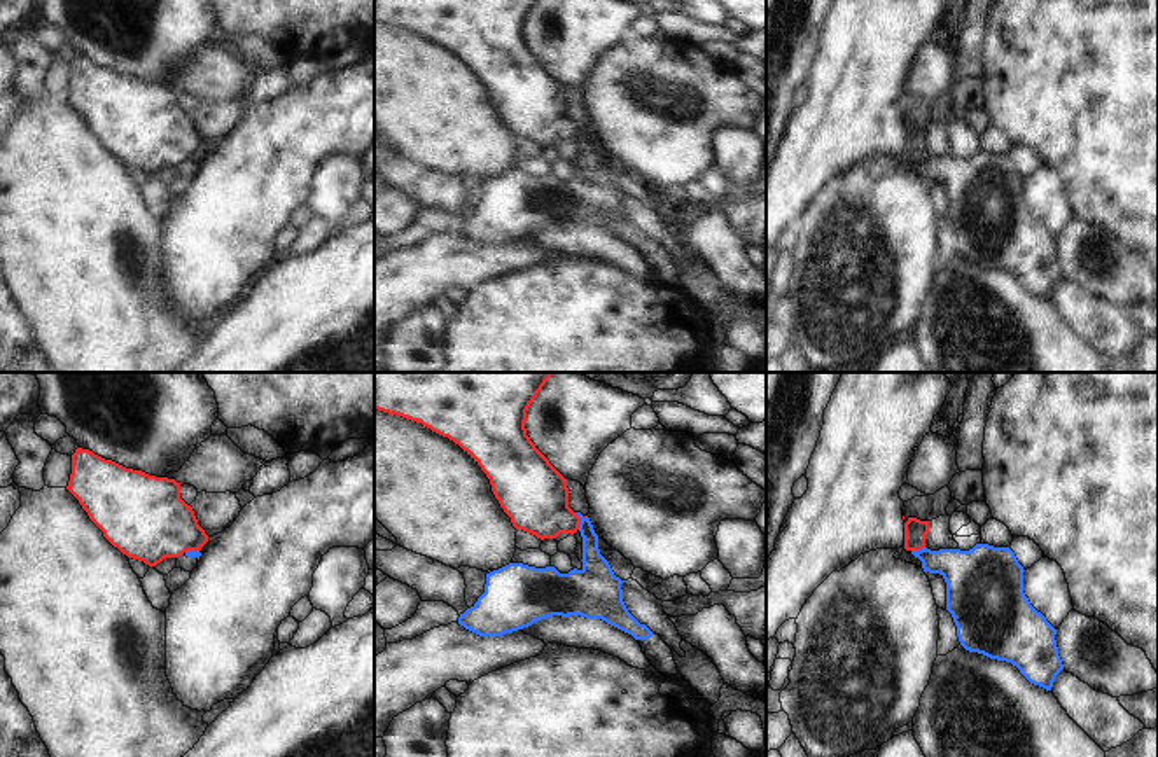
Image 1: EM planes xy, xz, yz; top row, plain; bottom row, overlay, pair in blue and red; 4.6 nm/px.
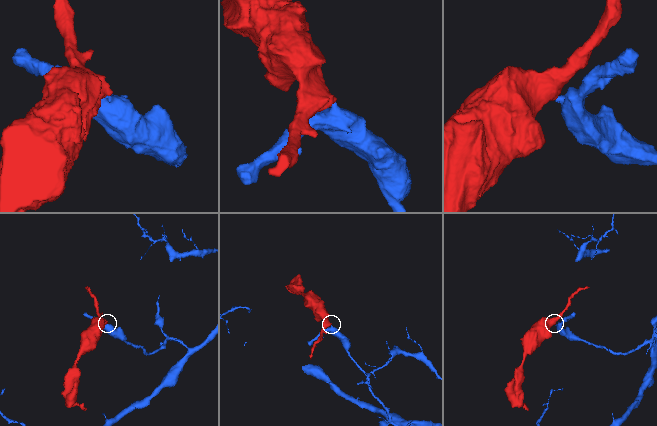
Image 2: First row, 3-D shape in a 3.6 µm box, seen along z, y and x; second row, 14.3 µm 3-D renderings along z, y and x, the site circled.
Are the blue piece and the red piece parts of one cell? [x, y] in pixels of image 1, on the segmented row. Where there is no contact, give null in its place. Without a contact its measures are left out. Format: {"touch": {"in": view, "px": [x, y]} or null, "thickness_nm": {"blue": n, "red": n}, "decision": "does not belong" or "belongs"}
{"touch": {"in": "xz", "px": [581, 521]}, "thickness_nm": {"blue": 140, "red": 300}, "decision": "does not belong"}

